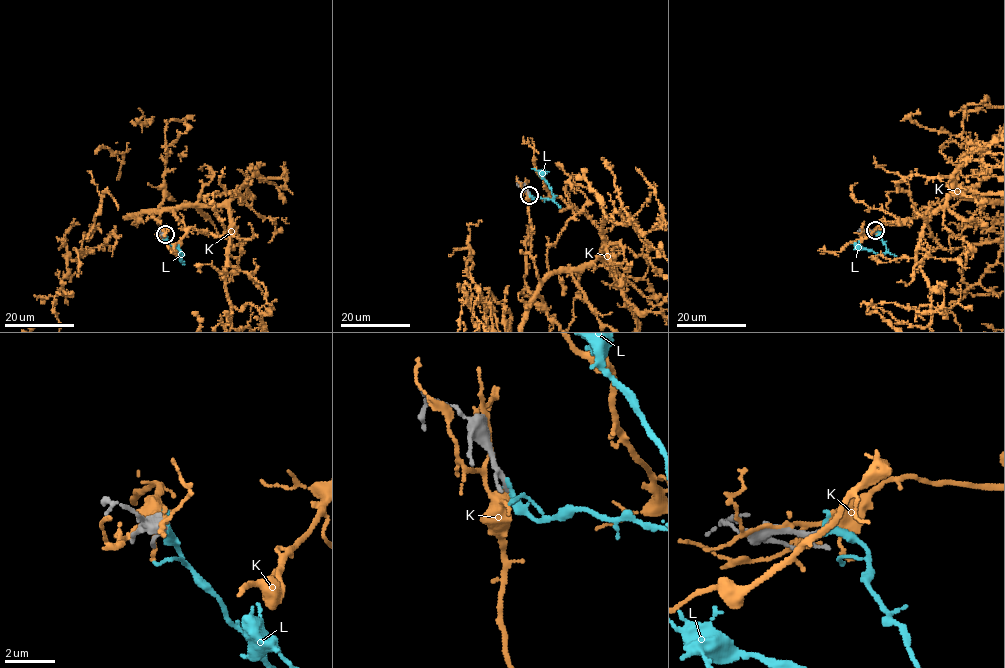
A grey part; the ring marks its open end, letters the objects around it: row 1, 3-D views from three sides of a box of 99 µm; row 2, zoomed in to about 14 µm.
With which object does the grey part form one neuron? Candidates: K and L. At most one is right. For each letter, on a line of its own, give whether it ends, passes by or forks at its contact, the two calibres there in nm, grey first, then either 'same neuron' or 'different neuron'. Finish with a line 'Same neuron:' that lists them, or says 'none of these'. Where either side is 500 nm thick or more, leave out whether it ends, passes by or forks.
K: it forks; calibres 120 and 420 nm; different neuron
L: it ends; calibres 160 and 280 nm; different neuron
Same neuron: none of these

